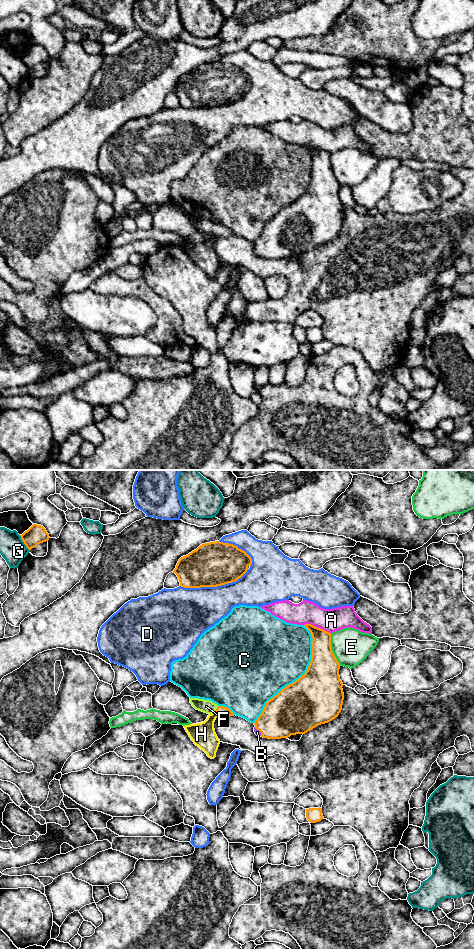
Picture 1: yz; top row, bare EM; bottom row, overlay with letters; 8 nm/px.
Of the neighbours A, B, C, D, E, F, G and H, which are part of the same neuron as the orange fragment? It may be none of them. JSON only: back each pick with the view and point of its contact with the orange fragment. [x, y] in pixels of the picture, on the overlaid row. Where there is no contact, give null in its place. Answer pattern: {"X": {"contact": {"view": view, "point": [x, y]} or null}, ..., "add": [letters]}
{"B": {"contact": {"view": "yz", "point": [259, 730]}}, "F": {"contact": {"view": "yz", "point": [216, 709]}}, "add": ["B", "F"]}

